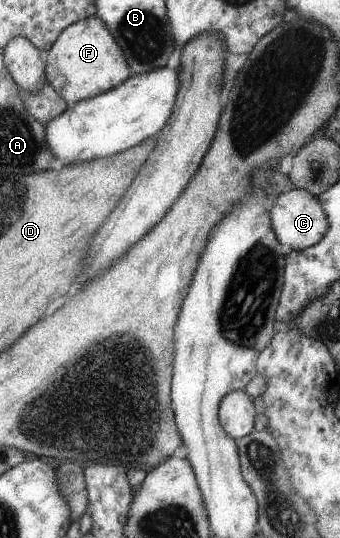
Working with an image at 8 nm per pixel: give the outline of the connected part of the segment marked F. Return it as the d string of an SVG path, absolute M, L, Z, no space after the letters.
M91 16L66 27L54 45L44 53L44 59L49 84L69 107L114 90L133 75L125 52L99 16Z

